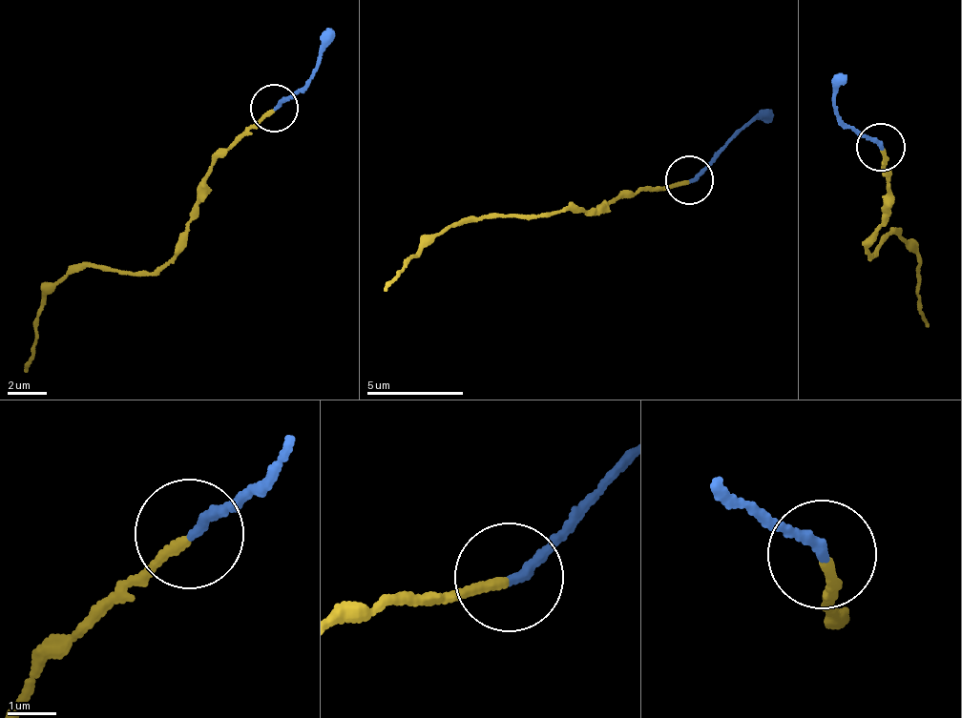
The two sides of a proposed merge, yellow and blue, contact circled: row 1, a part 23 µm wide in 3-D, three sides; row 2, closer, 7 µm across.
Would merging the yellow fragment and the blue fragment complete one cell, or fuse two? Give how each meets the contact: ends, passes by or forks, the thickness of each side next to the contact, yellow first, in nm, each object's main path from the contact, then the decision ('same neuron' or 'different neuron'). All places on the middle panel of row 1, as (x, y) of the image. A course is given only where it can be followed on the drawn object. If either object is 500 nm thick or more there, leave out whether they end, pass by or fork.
yellow ends; blue ends; calibres 190 and 220 nm; course yellow (690, 181), (617, 198), (593, 216), (551, 212), (457, 221), (383, 289); course blue (690, 181), (737, 130), (760, 115), (771, 121); different neuron

